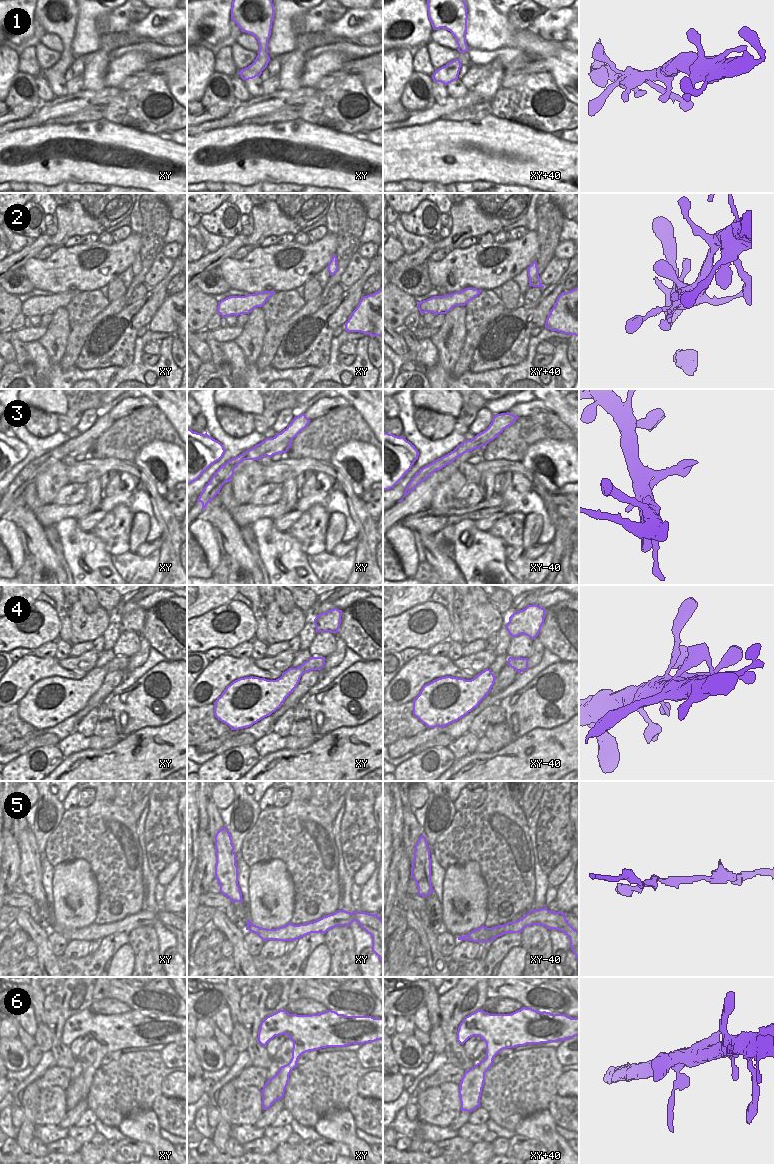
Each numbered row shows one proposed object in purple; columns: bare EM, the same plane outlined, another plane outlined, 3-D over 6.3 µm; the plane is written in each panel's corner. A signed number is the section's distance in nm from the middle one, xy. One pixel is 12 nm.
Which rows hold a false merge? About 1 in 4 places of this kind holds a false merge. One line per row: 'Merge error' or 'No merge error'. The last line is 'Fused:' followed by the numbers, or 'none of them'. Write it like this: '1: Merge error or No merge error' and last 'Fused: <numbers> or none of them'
1: No merge error
2: No merge error
3: No merge error
4: Merge error
5: No merge error
6: No merge error
Fused: 4

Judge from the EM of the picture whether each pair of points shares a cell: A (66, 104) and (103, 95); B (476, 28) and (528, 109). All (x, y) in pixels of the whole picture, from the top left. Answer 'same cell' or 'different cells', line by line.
A: same cell
B: different cells

